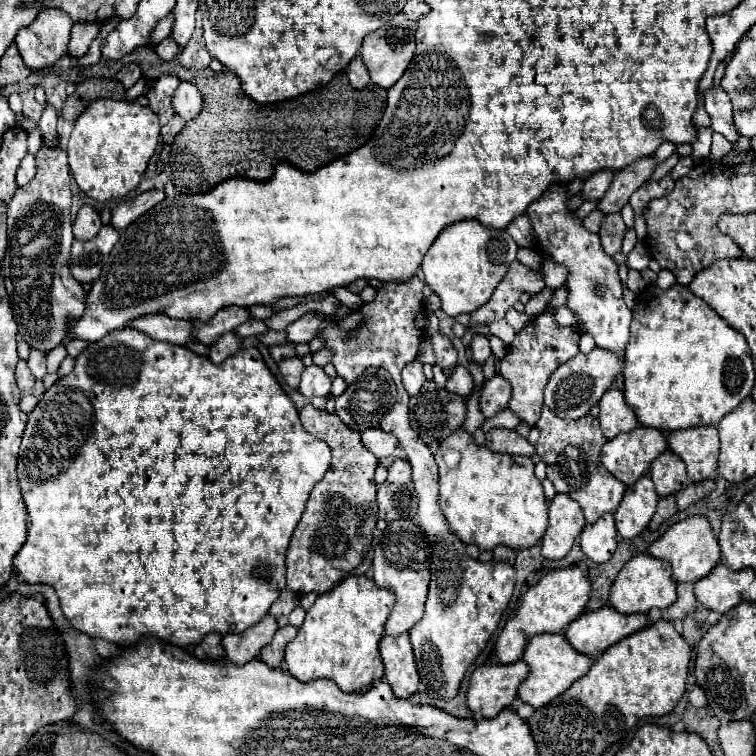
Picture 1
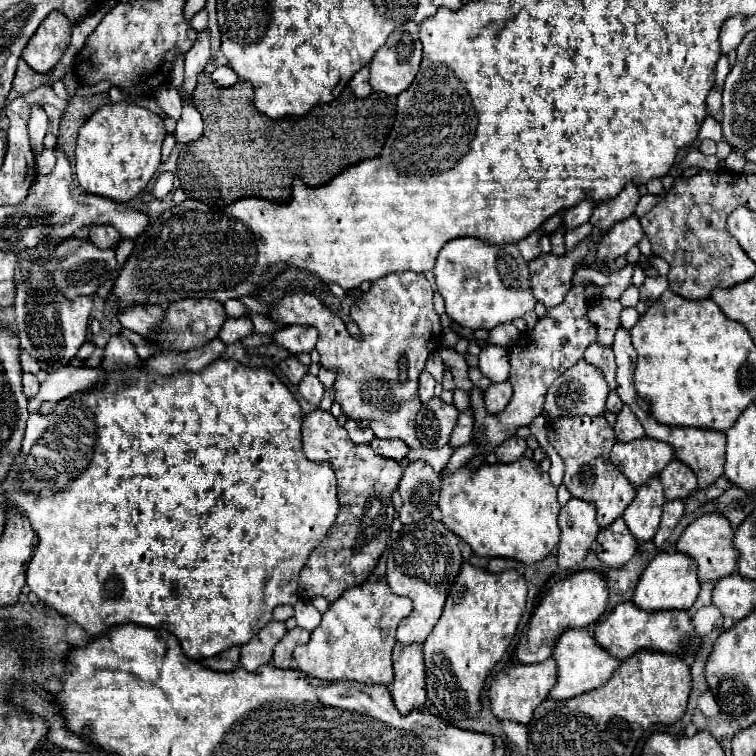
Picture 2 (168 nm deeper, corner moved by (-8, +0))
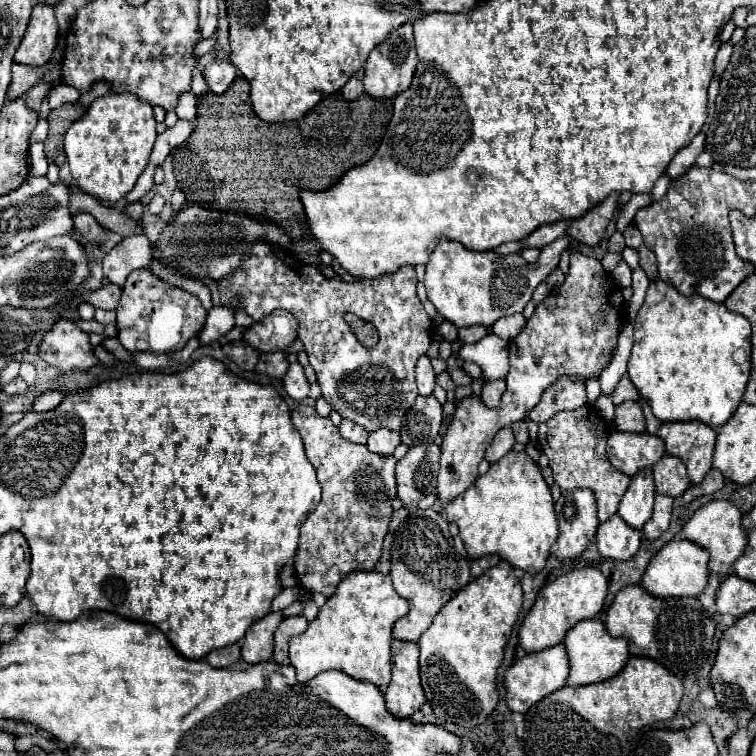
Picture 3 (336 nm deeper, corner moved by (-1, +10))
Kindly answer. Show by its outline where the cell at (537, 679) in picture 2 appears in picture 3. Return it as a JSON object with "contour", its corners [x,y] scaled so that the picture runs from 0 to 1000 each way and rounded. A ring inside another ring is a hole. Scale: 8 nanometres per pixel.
{"contour":[[[745,852],[721,857],[710,865],[700,865],[689,873],[684,873],[671,889],[668,889],[668,910],[671,910],[671,934],[679,942],[697,942],[708,929],[721,923],[724,918],[731,918],[734,913],[750,907],[753,894],[753,868]]]}

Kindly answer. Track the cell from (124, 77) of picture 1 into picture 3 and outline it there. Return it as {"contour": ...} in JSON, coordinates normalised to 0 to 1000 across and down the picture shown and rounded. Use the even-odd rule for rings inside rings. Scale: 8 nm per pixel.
{"contour":[[[78,111],[67,124],[65,124],[65,143],[78,143],[89,135],[102,135],[104,132],[104,119],[99,119],[97,114],[89,111]]]}

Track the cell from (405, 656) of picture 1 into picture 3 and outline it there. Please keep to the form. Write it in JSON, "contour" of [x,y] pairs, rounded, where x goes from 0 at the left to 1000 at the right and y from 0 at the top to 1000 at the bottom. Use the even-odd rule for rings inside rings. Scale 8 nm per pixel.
{"contour":[[[520,847],[520,897],[509,915],[512,939],[522,950],[544,950],[562,931],[554,899],[554,854],[549,849]]]}

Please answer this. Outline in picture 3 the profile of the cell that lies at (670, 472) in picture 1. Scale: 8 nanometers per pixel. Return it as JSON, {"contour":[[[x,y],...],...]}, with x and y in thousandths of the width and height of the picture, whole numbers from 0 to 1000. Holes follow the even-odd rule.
{"contour":[[[880,601],[866,616],[864,616],[864,630],[866,630],[866,643],[872,653],[896,659],[911,646],[911,632],[909,632],[909,619],[898,606],[890,606]]]}

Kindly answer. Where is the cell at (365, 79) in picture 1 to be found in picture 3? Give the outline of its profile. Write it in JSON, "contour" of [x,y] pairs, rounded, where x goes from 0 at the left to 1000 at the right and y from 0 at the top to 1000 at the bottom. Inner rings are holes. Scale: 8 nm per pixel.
{"contour":[[[480,90],[478,93],[472,93],[464,103],[462,103],[462,108],[454,114],[454,119],[451,119],[451,124],[454,124],[454,130],[456,132],[472,132],[478,124],[480,124]]]}

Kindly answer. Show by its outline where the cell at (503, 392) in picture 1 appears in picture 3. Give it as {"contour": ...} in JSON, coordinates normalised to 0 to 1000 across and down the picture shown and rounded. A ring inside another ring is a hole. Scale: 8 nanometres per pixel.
{"contour":[[[655,503],[655,505],[642,505],[639,508],[639,521],[636,529],[647,540],[657,540],[663,532],[663,524],[668,519],[668,503]]]}

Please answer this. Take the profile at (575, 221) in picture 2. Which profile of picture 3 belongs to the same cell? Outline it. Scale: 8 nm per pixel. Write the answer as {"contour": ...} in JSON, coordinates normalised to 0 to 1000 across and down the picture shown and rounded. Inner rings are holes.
{"contour":[[[734,294],[734,296],[718,296],[713,299],[705,310],[700,310],[697,315],[692,315],[692,328],[718,328],[726,320],[737,317],[739,312],[745,312],[750,304],[750,294]]]}

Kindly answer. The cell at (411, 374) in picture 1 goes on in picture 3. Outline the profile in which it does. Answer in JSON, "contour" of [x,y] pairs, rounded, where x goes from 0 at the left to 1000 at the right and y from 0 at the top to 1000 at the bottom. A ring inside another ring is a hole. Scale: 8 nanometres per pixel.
{"contour":[[[557,471],[552,476],[549,484],[549,500],[552,500],[552,511],[554,511],[554,521],[557,524],[567,524],[575,513],[575,492],[570,484],[570,476],[565,471]]]}

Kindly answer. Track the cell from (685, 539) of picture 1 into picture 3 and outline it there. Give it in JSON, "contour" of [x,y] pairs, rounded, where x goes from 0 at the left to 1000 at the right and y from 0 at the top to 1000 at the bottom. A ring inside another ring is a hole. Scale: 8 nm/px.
{"contour":[[[943,661],[933,669],[927,669],[917,685],[906,693],[903,709],[917,714],[919,720],[930,722],[938,728],[940,741],[938,741],[938,754],[940,757],[954,757],[954,762],[962,762],[970,757],[970,743],[983,733],[988,722],[988,704],[980,696],[980,675],[962,661]]]}

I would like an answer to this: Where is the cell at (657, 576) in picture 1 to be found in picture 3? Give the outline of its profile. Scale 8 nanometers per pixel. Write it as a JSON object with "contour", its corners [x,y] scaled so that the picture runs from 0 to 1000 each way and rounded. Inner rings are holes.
{"contour":[[[893,714],[880,720],[874,733],[858,743],[858,754],[853,754],[853,765],[848,775],[864,788],[925,788],[938,770],[938,730],[914,714]]]}

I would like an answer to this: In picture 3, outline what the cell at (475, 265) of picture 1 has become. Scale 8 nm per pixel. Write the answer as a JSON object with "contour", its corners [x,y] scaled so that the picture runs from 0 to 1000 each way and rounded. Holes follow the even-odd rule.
{"contour":[[[742,312],[716,331],[710,349],[697,349],[689,336],[657,339],[655,333],[620,333],[607,320],[583,317],[578,331],[570,336],[562,360],[565,394],[575,410],[604,434],[610,431],[642,431],[649,434],[660,421],[692,413],[702,397],[705,384],[737,354],[739,339],[753,328],[755,315]]]}

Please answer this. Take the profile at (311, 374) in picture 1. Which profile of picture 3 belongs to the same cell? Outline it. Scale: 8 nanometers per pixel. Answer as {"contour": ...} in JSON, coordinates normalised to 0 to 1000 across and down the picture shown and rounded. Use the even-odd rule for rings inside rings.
{"contour":[[[396,479],[385,481],[374,497],[374,513],[388,529],[401,529],[409,521],[409,505],[401,495],[401,484]]]}

